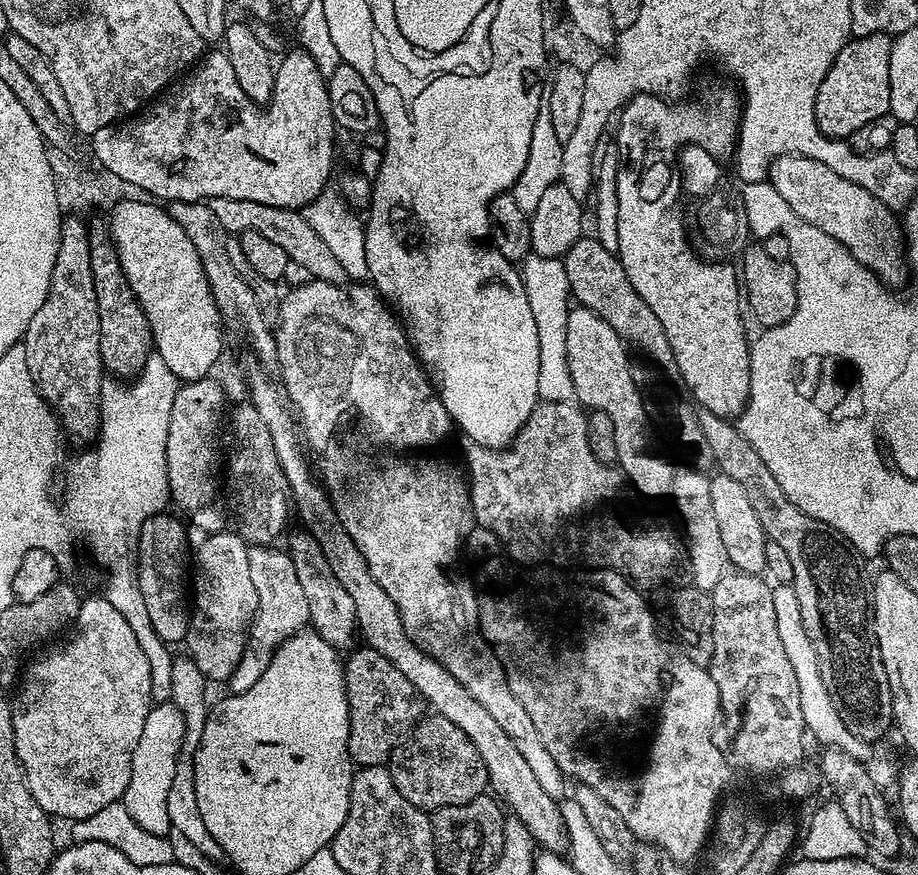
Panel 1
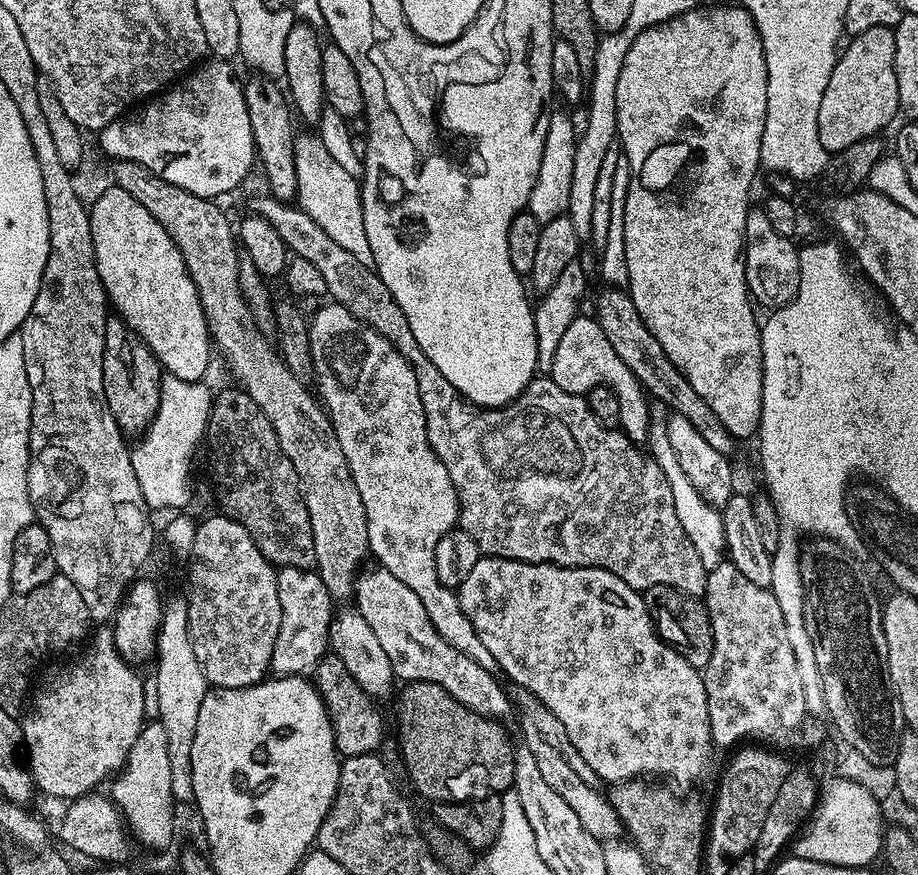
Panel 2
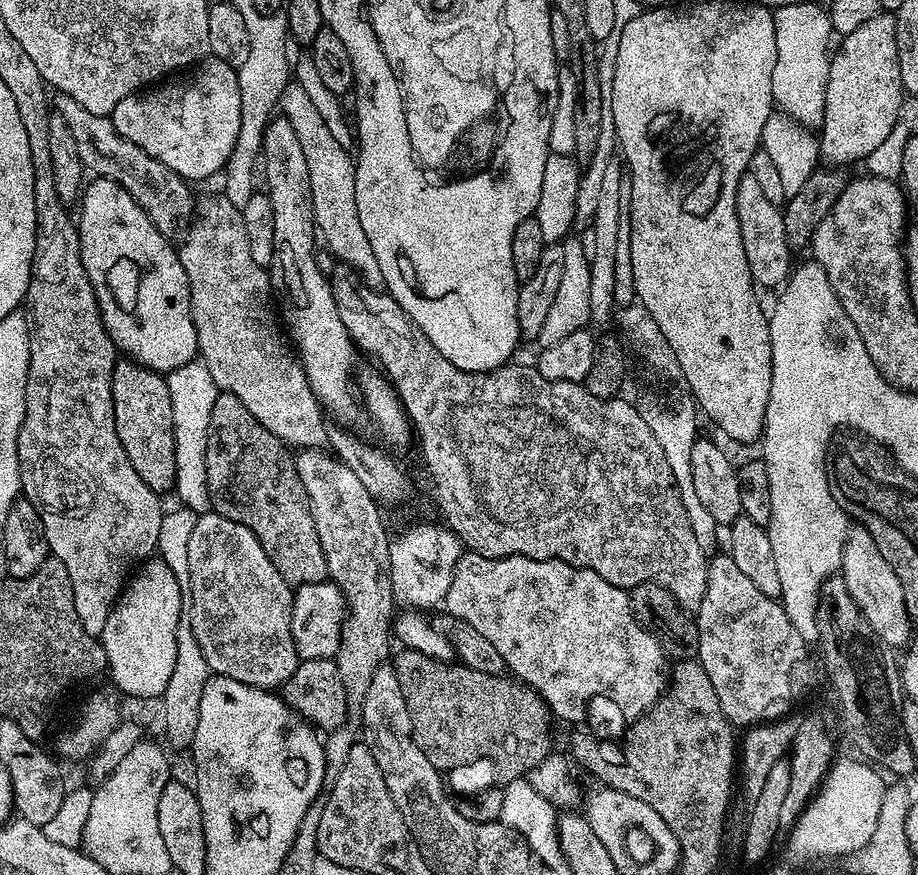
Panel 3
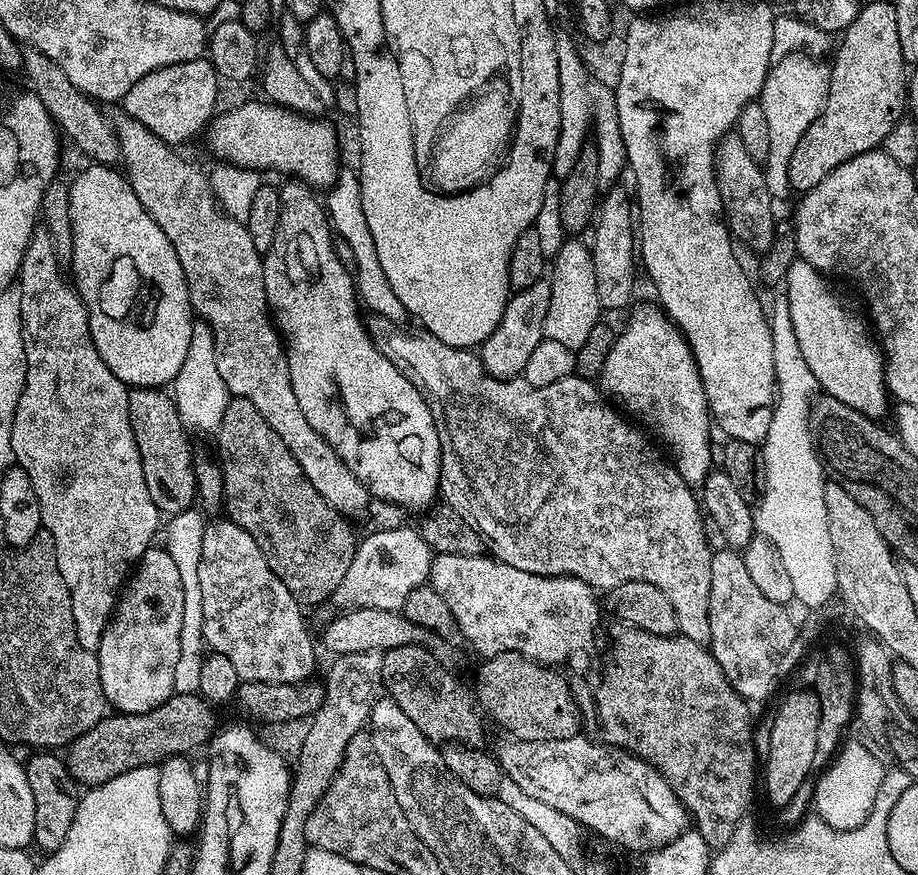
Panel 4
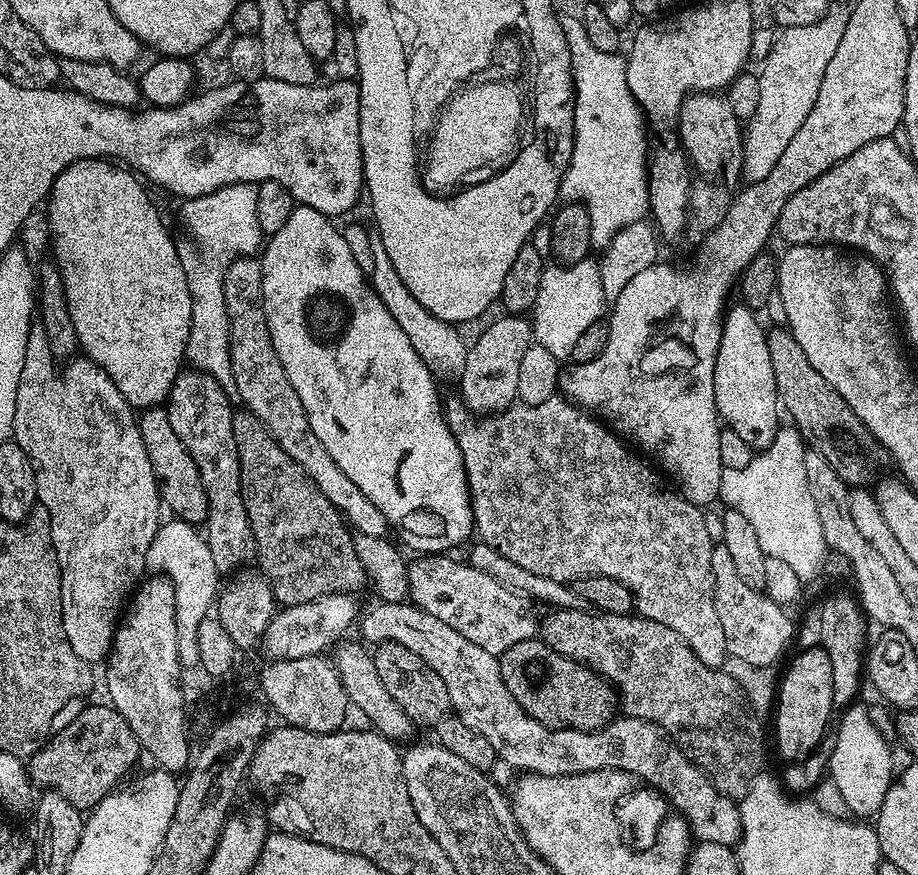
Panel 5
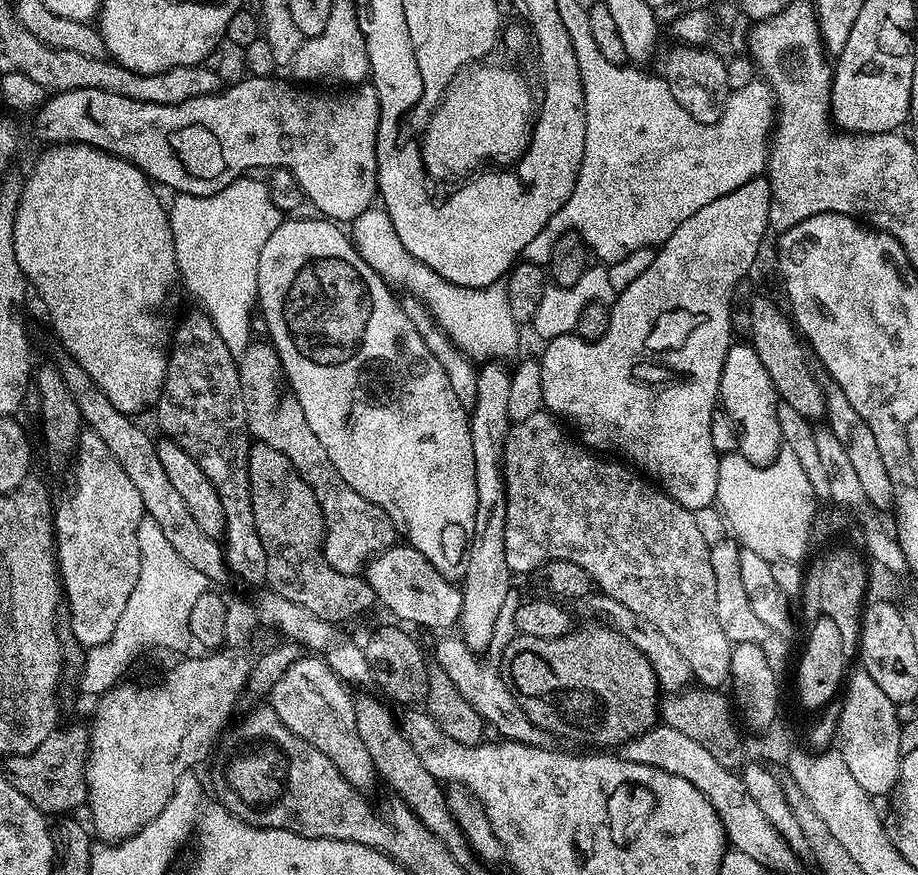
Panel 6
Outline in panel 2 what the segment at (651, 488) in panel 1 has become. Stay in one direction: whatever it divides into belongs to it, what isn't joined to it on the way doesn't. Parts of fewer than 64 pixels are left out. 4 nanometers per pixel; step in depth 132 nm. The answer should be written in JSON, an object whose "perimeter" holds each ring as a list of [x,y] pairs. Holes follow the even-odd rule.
{"perimeter":[[[577,314],[574,322],[570,322],[566,334],[562,334],[562,339],[558,341],[558,350],[554,350],[550,378],[555,384],[562,386],[562,390],[575,396],[584,396],[591,388],[599,384],[614,390],[614,394],[618,394],[621,409],[625,413],[632,412],[632,424],[625,423],[623,432],[636,444],[643,445],[648,431],[652,428],[652,412],[648,409],[649,397],[638,382],[638,378],[630,370],[630,366],[626,366],[626,362],[618,358],[614,346],[610,346],[600,323],[591,315],[584,315]]]}

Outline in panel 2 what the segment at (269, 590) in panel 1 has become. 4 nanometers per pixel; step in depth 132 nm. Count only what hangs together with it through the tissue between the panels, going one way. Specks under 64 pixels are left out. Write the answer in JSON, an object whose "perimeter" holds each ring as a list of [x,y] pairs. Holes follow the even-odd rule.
{"perimeter":[[[282,568],[276,573],[278,602],[282,606],[282,626],[274,644],[273,677],[304,676],[311,673],[329,651],[328,631],[334,615],[334,599],[326,590],[319,572],[311,568]]]}

